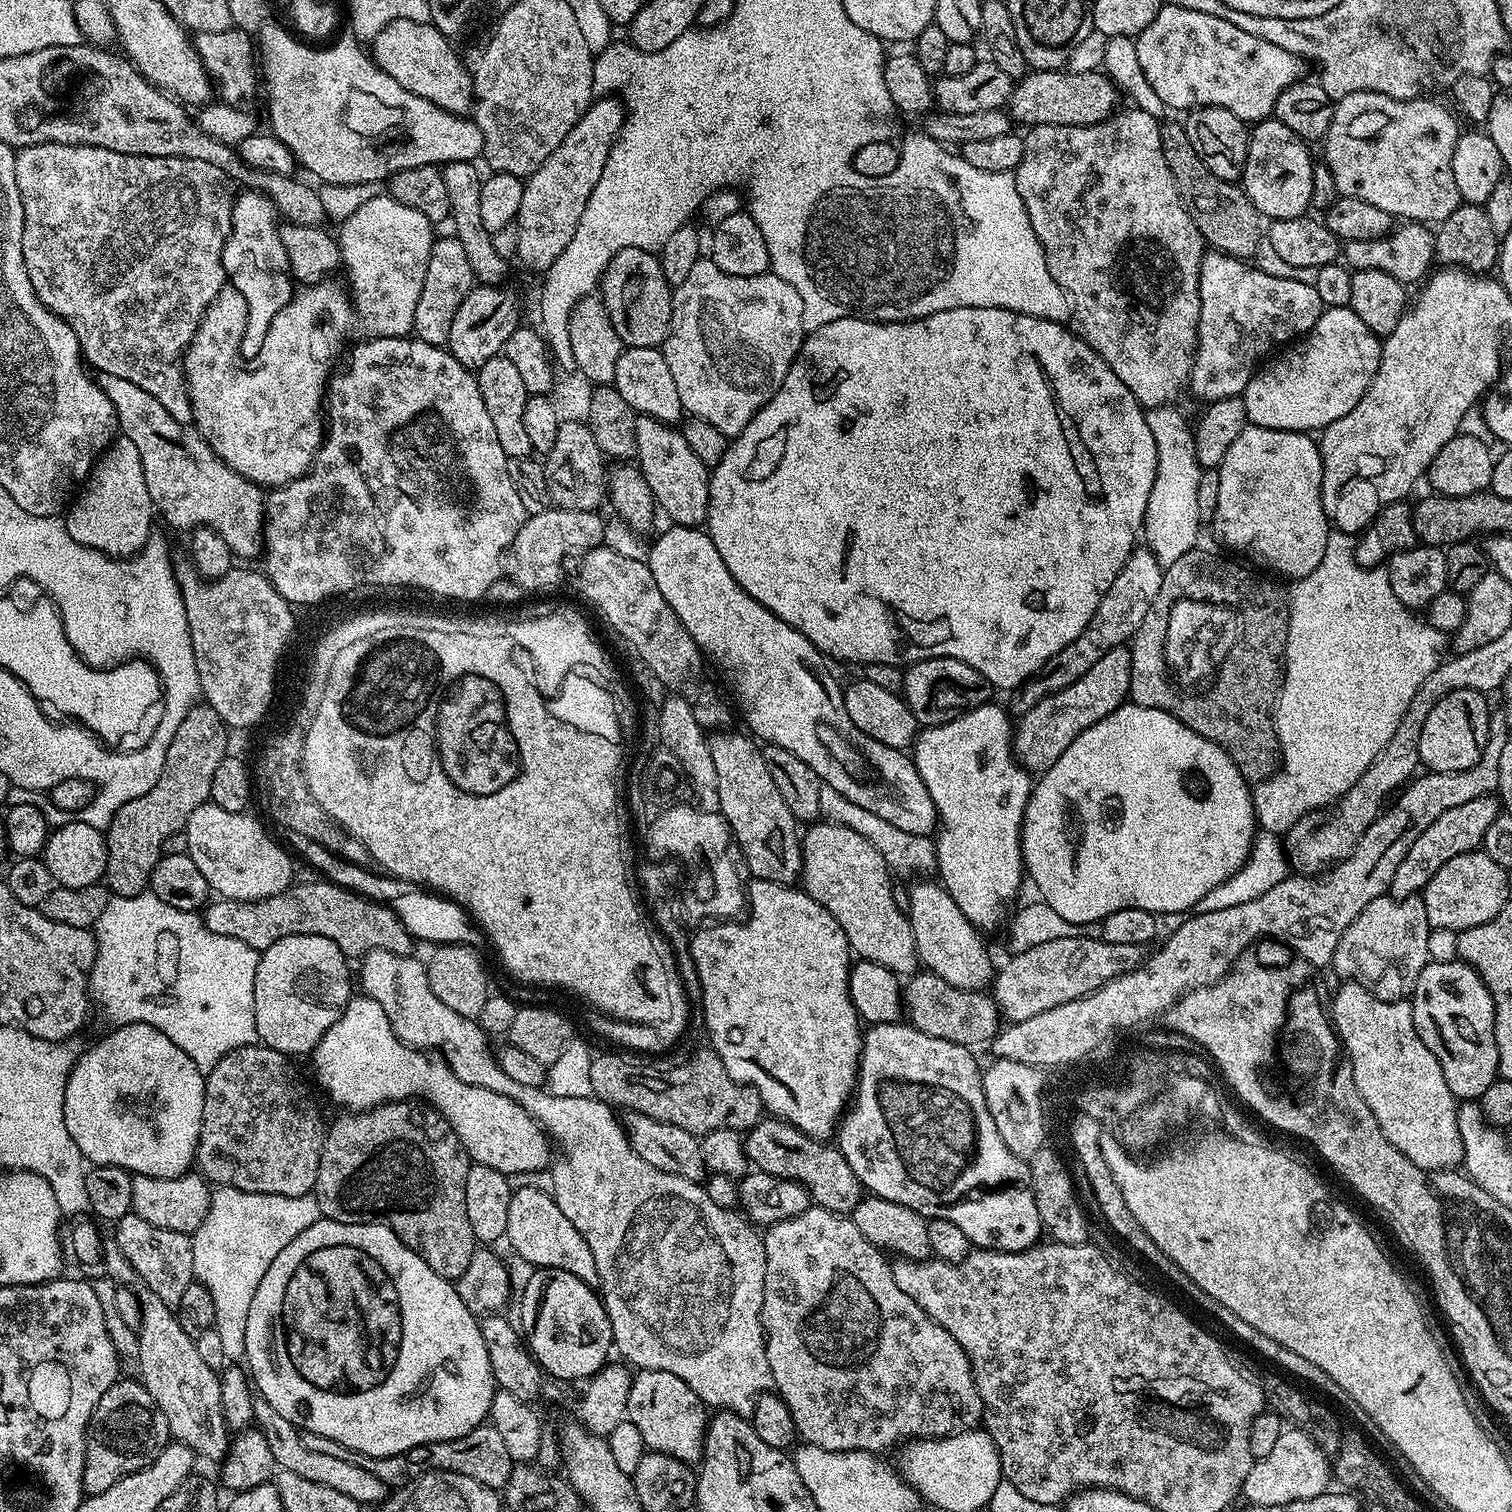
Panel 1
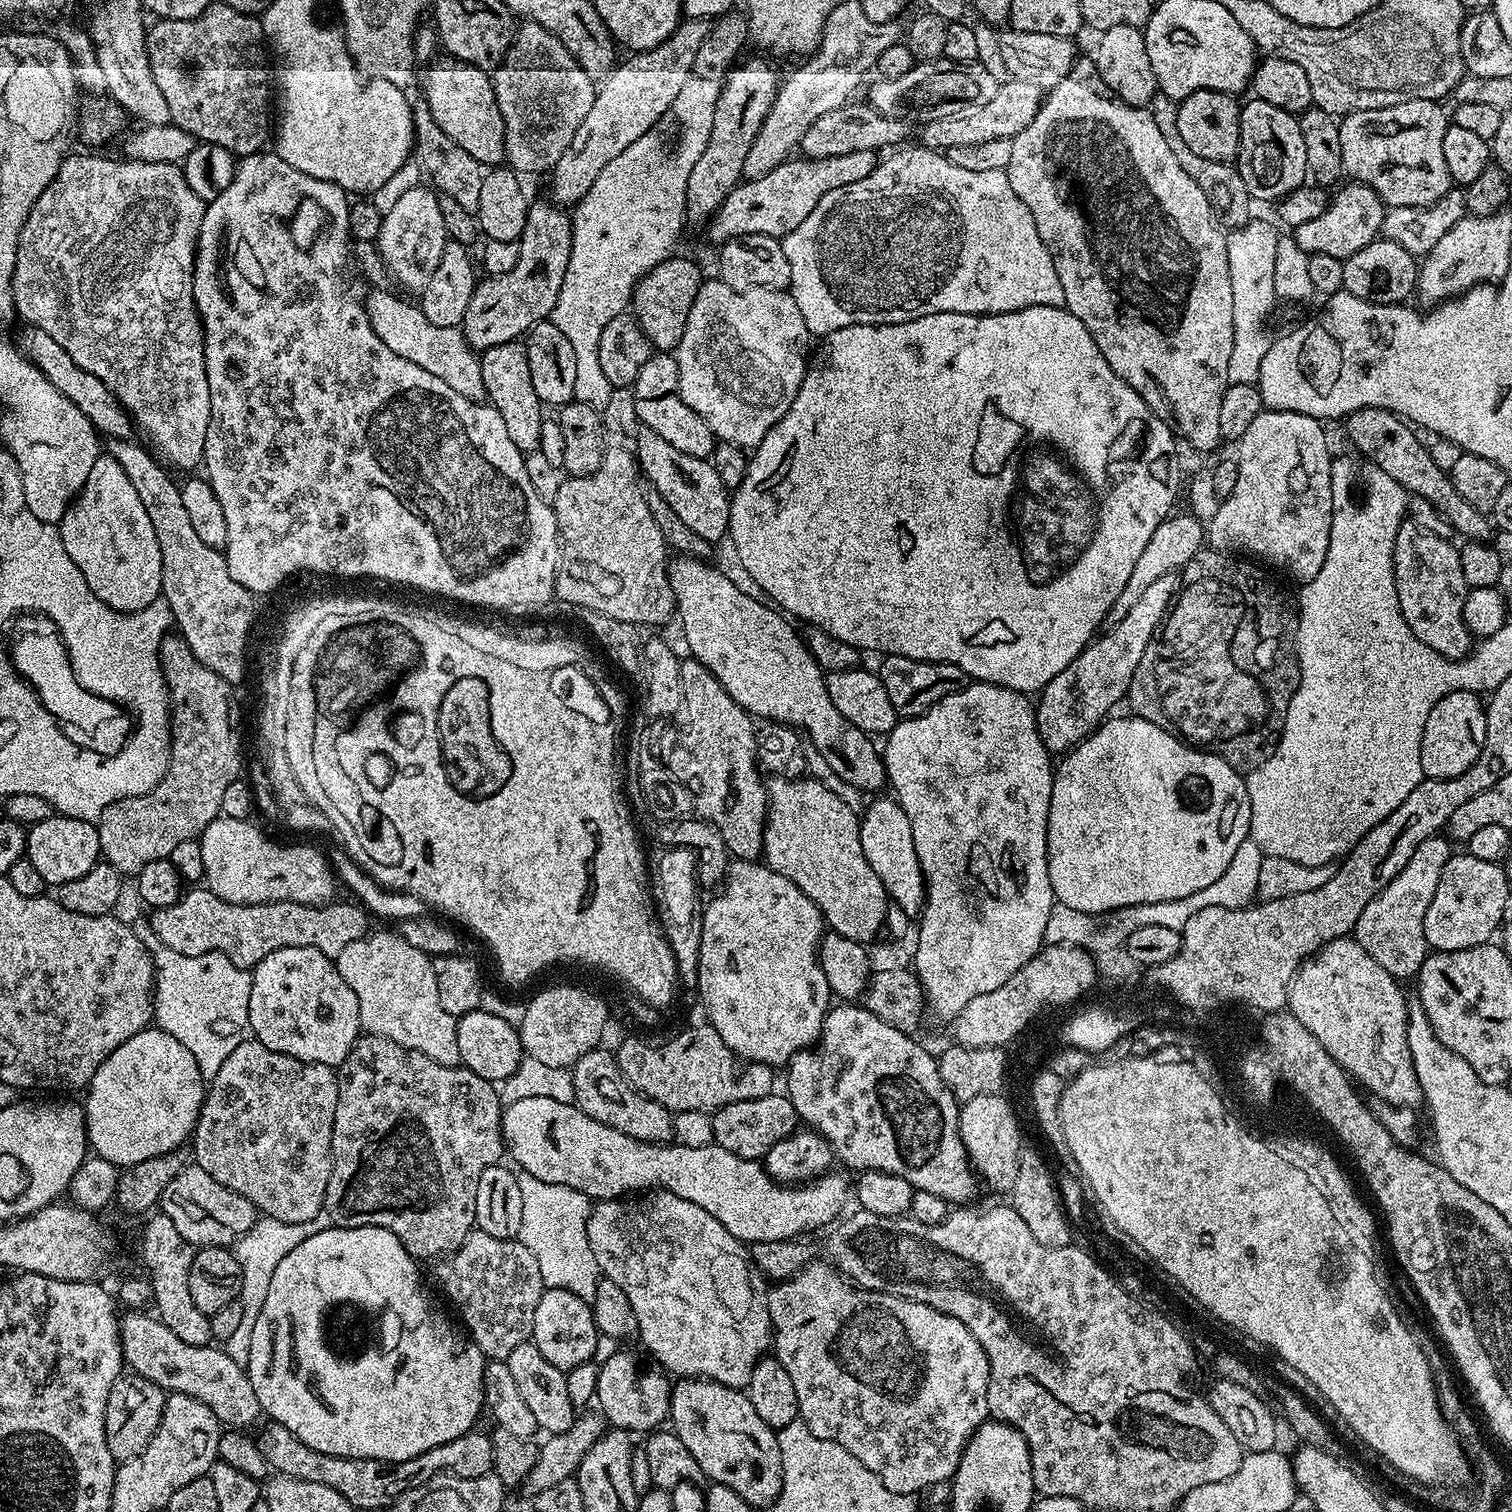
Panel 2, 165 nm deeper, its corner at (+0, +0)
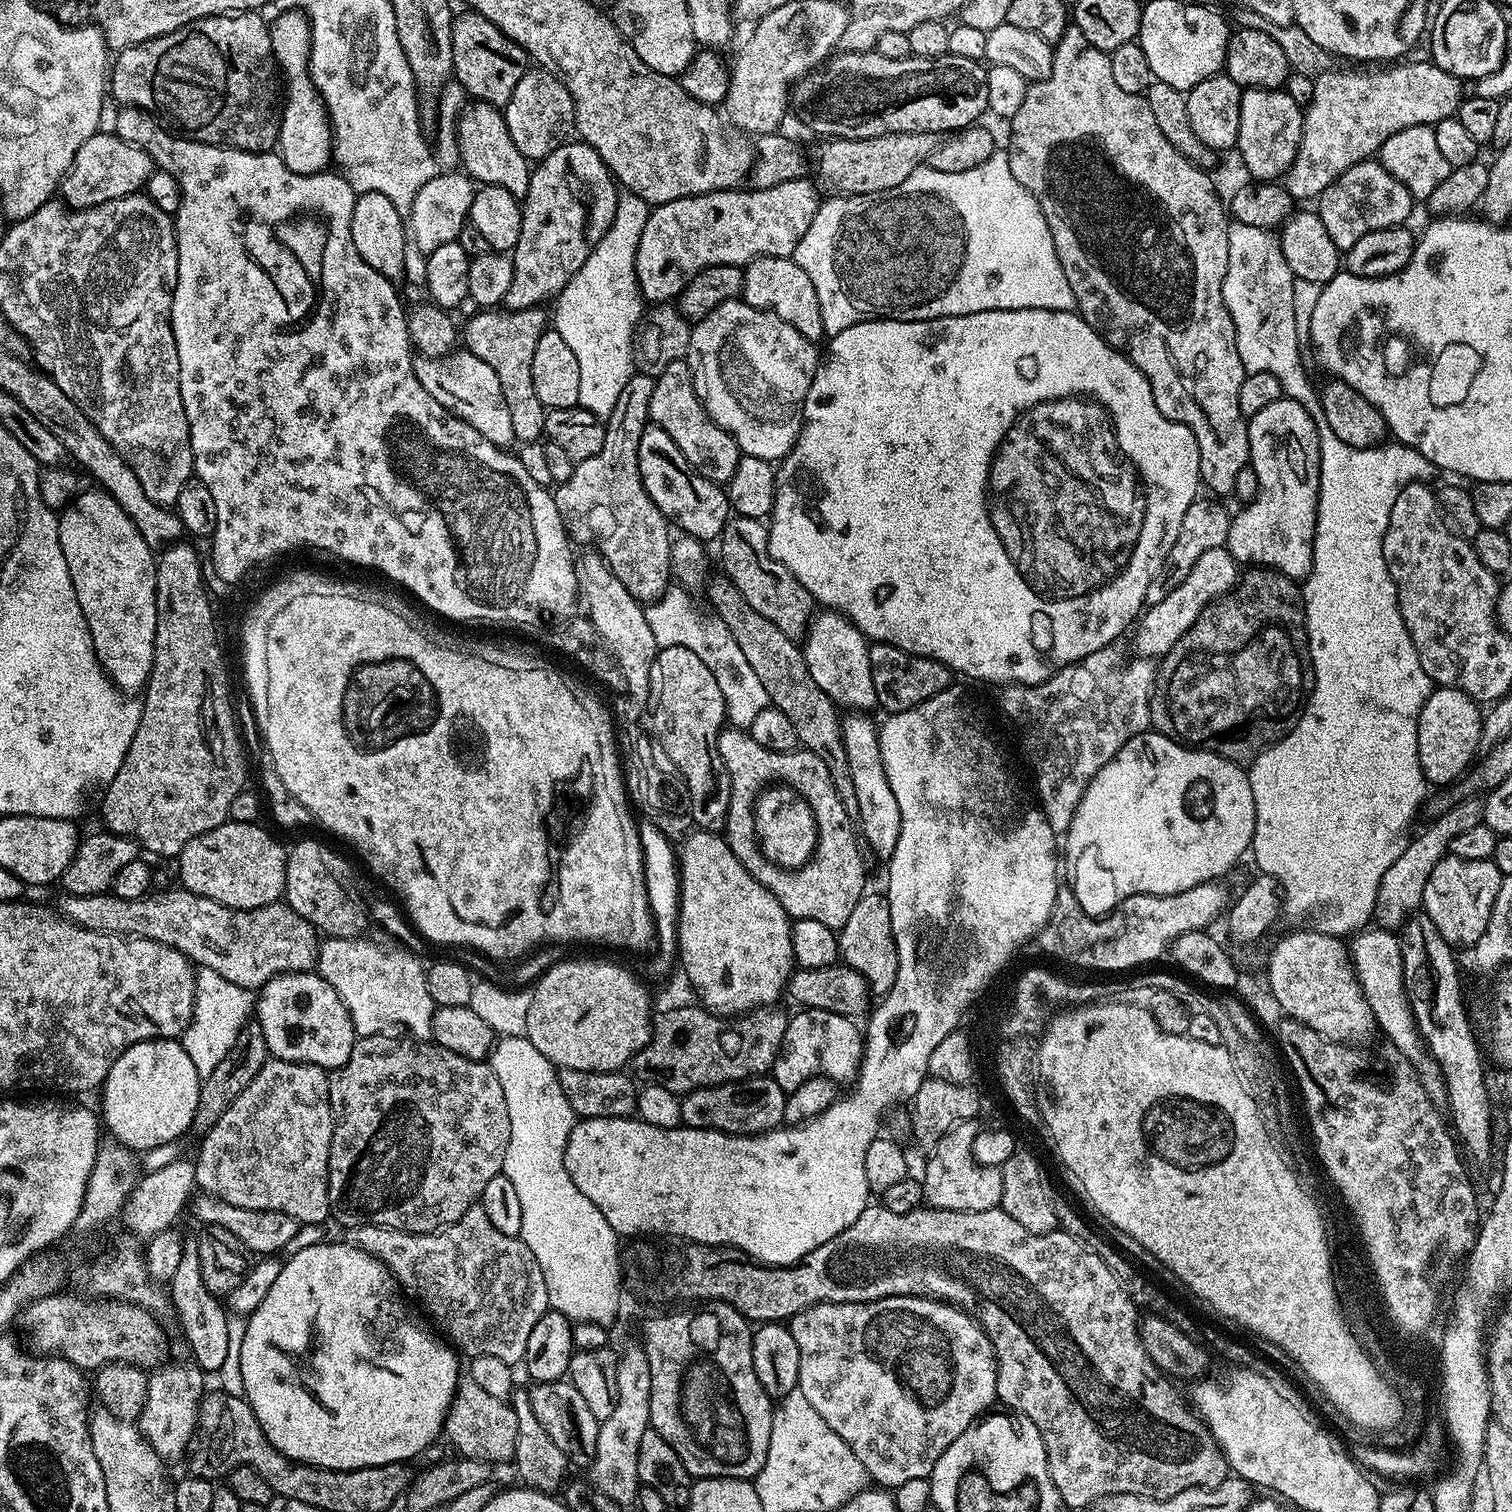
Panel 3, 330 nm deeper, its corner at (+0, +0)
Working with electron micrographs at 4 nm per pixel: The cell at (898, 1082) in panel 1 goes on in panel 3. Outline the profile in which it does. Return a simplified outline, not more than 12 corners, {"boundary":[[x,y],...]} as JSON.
{"boundary":[[817,1008],[786,1026],[771,1077],[787,1094],[815,1076],[855,1081],[864,1036]]}

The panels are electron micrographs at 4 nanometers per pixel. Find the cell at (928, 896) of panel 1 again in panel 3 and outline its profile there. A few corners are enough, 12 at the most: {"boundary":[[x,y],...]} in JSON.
{"boundary":[[845,715],[859,829],[877,858],[898,846],[902,810],[882,766],[877,721]]}

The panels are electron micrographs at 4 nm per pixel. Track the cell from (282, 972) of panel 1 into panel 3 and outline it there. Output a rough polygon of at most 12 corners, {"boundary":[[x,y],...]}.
{"boundary":[[315,970],[283,972],[254,1000],[275,1059],[340,1068],[358,1039]]}

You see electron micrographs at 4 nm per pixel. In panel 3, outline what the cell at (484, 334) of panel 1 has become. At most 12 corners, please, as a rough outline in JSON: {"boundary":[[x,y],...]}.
{"boundary":[[598,150],[532,168],[509,309],[551,301],[614,222]]}

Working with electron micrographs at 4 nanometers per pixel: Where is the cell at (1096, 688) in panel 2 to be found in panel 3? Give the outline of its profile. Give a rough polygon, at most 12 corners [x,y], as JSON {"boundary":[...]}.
{"boundary":[[1227,547],[1206,550],[1151,605],[1134,633],[1144,658],[1168,653],[1240,568]]}

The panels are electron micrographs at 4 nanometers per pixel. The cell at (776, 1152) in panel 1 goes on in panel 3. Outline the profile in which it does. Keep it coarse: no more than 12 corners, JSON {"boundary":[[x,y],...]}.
{"boundary":[[771,1075],[681,1099],[684,1124],[756,1136],[785,1123]]}

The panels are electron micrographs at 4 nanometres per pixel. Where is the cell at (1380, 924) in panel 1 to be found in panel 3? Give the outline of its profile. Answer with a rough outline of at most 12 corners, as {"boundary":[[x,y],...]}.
{"boundary":[[1457,800],[1382,874],[1375,923],[1396,930],[1423,905],[1426,878],[1484,800]]}

